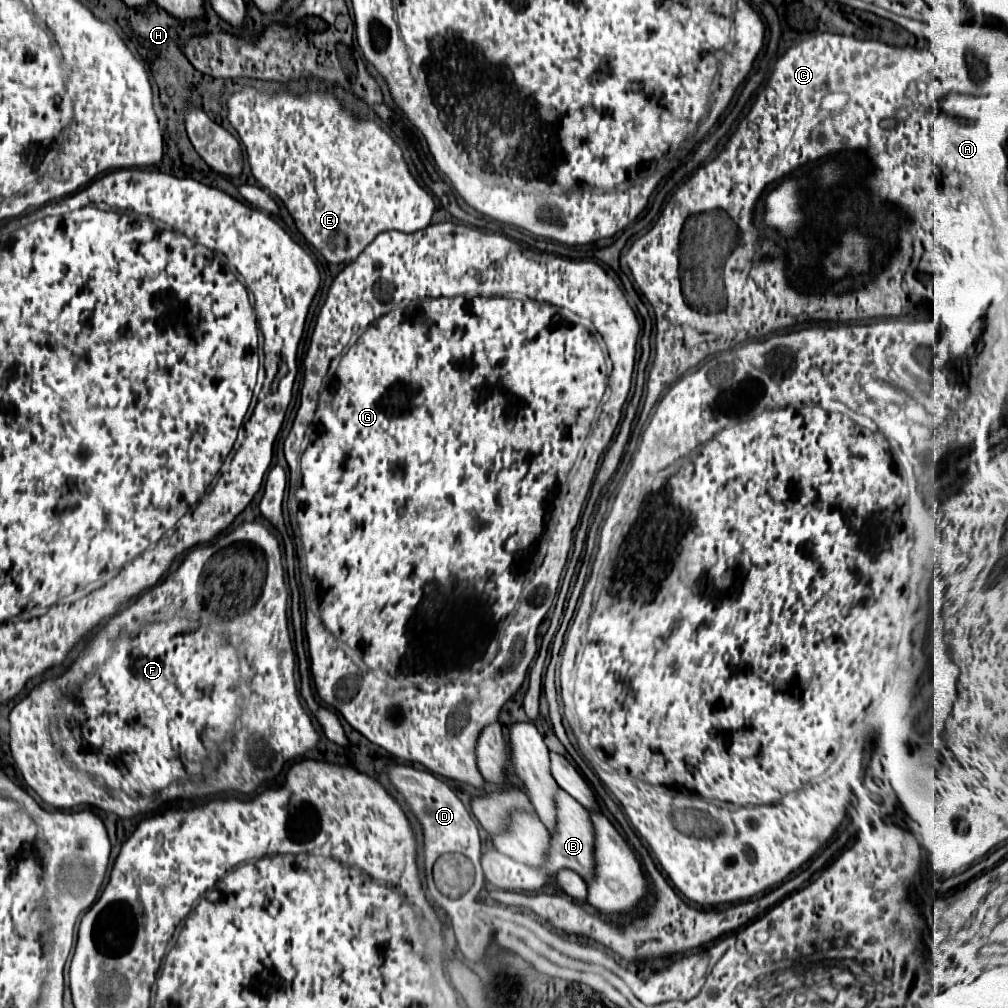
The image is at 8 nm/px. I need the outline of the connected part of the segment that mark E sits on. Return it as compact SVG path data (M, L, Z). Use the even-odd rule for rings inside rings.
M246 86L228 98L228 120L246 146L254 178L286 204L298 230L328 262L342 264L356 260L380 232L416 232L430 224L435 211L434 196L412 178L401 145L374 122L356 122L332 90L307 89L304 96L292 96L288 92L270 96ZM342 156L344 162L350 158L350 166L342 166ZM352 158L358 160L356 166L352 166Z

